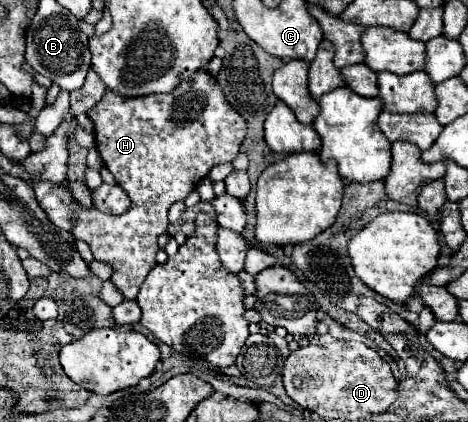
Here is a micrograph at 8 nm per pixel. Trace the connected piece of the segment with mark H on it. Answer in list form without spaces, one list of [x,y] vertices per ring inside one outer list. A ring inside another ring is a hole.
[[[206,71],[194,73],[192,79],[182,81],[182,85],[178,85],[178,89],[174,89],[168,95],[146,95],[136,99],[124,99],[118,93],[108,91],[102,97],[102,101],[88,111],[88,117],[94,121],[96,149],[108,171],[114,175],[116,183],[128,193],[132,205],[124,215],[114,217],[102,213],[95,207],[85,209],[76,199],[72,199],[74,205],[72,235],[90,245],[96,261],[112,265],[114,271],[110,281],[118,287],[124,299],[134,301],[142,281],[156,265],[158,253],[156,241],[162,233],[166,233],[170,205],[184,201],[188,193],[192,193],[196,185],[210,173],[214,165],[230,163],[236,157],[246,135],[246,121],[228,105],[216,79]]]

